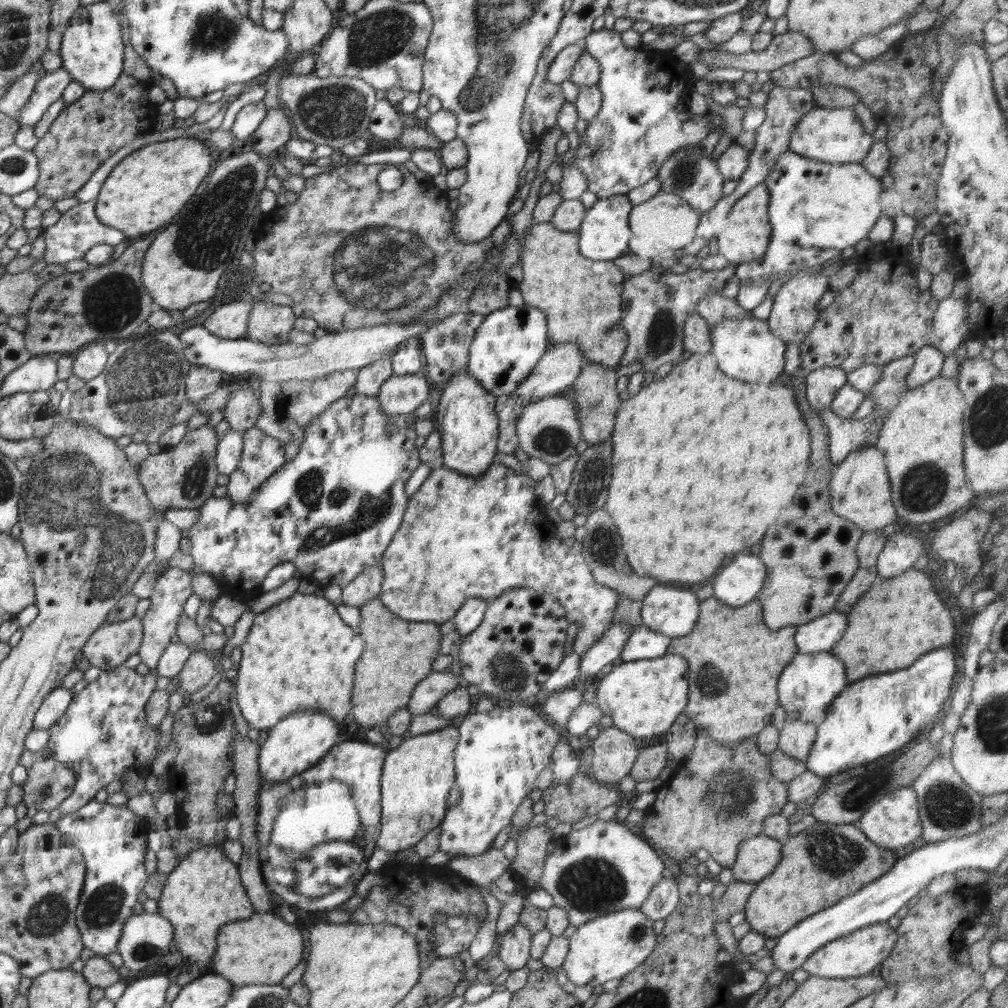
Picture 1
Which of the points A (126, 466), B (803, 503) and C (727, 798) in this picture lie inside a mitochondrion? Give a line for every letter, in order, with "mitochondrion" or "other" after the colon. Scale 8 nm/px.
A: other
B: other
C: mitochondrion

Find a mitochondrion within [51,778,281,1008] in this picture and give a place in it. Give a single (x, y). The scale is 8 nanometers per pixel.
(105, 905)

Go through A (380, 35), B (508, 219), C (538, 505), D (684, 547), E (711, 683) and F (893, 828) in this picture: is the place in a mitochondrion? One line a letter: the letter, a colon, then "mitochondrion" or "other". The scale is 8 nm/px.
A: mitochondrion
B: other
C: other
D: other
E: mitochondrion
F: other

